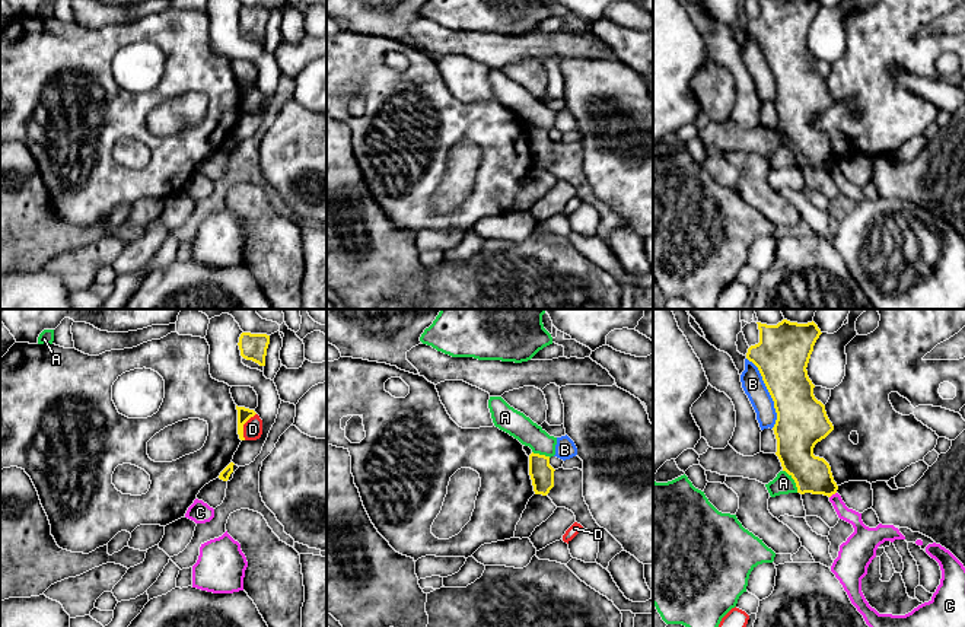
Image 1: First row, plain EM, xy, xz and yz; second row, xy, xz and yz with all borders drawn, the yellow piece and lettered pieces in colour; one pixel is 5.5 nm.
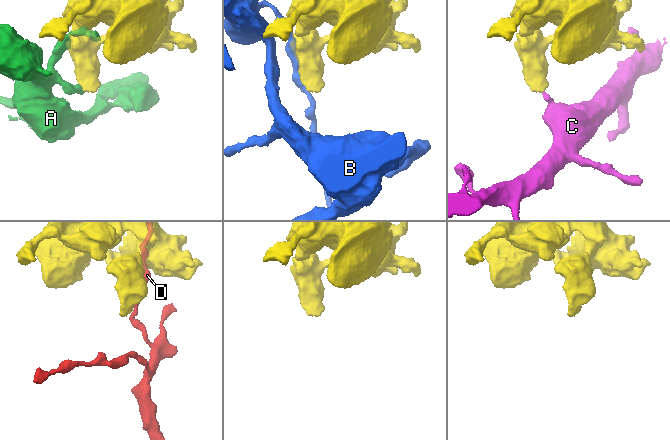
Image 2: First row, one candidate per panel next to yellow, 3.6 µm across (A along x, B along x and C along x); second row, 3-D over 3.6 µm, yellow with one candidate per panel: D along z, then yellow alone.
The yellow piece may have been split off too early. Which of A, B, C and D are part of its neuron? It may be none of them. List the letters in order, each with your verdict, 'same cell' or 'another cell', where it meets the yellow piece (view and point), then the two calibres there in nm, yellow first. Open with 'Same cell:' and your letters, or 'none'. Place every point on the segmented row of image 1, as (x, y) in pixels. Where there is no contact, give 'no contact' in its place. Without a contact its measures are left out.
Same cell: none
A: another cell | yz (795, 481) | 220/110 nm
B: another cell | yz (768, 391) | 300/120 nm
C: another cell | yz (833, 493) | 200/80 nm
D: another cell | xy (242, 426) | 80/110 nm

